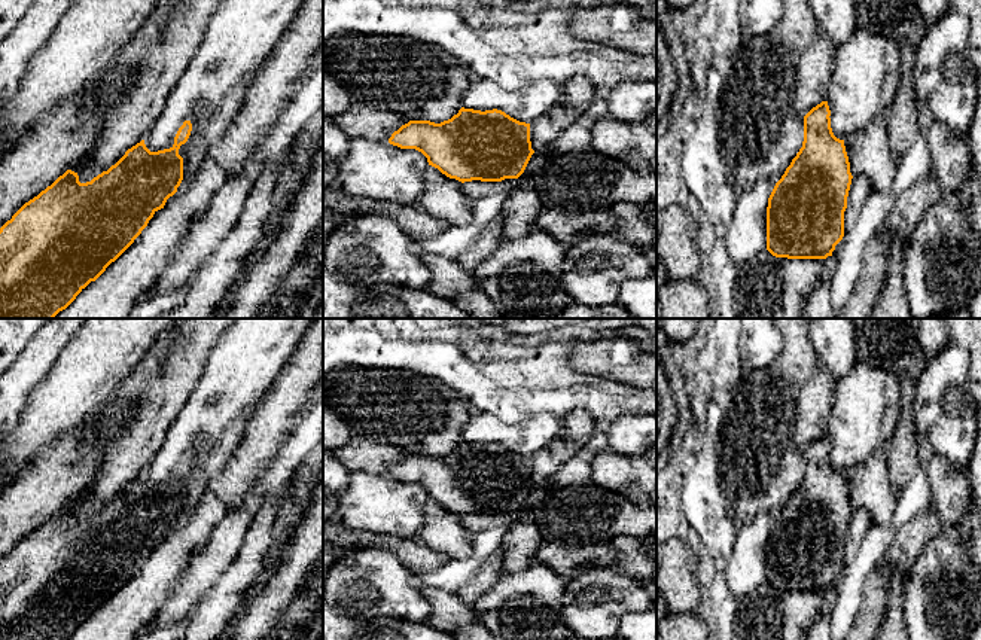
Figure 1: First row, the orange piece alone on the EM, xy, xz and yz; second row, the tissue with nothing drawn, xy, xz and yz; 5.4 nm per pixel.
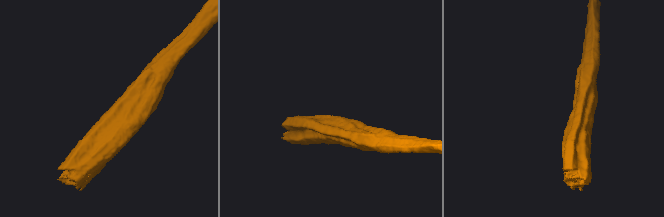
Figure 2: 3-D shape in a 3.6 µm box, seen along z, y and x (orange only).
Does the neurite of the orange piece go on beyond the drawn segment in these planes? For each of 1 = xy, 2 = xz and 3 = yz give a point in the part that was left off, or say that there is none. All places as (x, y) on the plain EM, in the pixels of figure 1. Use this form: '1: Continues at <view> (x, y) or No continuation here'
1: No continuation here
2: No continuation here
3: No continuation here

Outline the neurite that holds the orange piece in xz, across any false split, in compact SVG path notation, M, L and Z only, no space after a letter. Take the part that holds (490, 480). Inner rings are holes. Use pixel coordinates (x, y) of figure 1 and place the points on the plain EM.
M461 441L441 457L409 454L392 467L389 476L421 485L429 499L461 516L518 512L534 487L530 457L497 442Z

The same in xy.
M185 454L174 470L174 478L158 485L150 485L141 473L107 505L86 516L79 515L77 506L67 503L25 536L0 561L0 640L68 640L134 576L153 548L177 525L183 513L183 491L179 482L188 475L191 464L191 454Z

